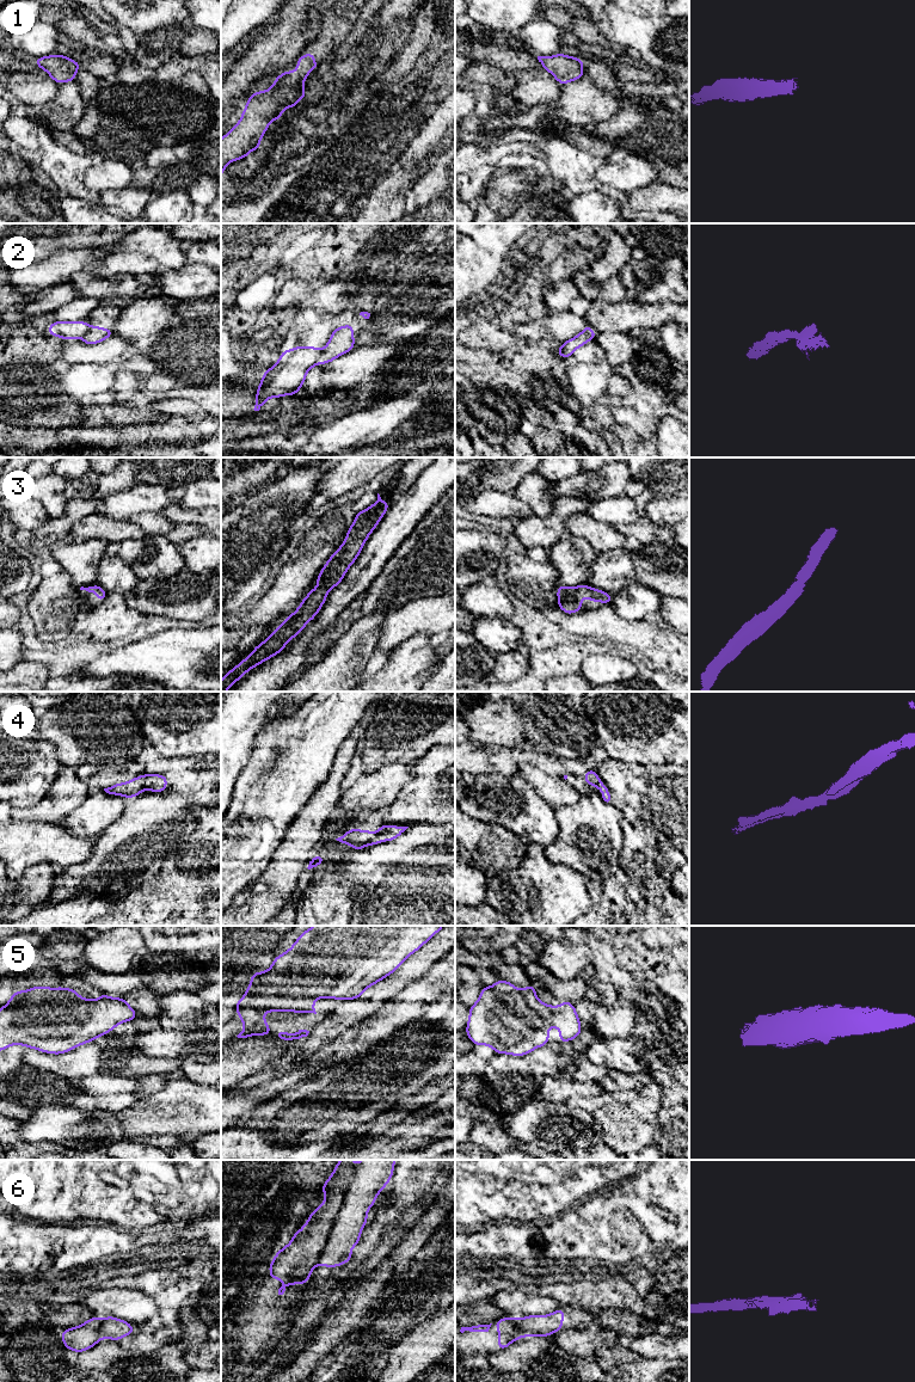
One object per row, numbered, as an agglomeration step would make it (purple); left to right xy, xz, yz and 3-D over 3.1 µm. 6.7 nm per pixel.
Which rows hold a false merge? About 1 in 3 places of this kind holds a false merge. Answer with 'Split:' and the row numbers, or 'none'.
Split: 2, 6

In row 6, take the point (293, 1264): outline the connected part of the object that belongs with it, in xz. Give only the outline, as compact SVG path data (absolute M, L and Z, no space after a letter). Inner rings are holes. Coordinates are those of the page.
M340 1160L324 1183L321 1191L326 1199L308 1216L303 1227L294 1233L291 1241L281 1248L270 1263L270 1279L281 1279L284 1284L278 1289L283 1295L287 1285L306 1285L312 1270L318 1266L319 1258L327 1243L333 1223L344 1203L354 1167L352 1160Z

